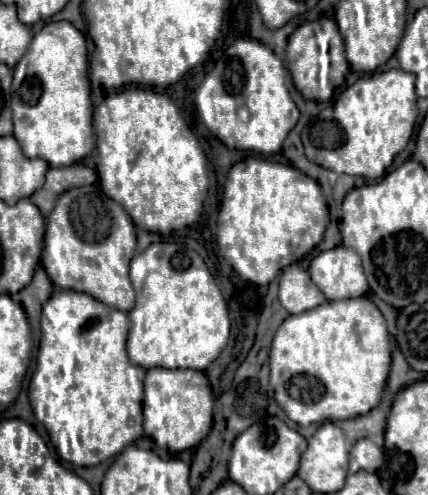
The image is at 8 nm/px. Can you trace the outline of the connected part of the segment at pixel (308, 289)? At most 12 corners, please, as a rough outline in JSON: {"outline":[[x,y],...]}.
{"outline":[[298,264],[284,268],[278,298],[288,314],[326,302]]}

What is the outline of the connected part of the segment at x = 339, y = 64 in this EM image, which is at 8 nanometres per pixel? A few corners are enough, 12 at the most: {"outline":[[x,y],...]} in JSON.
{"outline":[[325,16],[292,32],[286,56],[306,100],[330,101],[350,70]]}

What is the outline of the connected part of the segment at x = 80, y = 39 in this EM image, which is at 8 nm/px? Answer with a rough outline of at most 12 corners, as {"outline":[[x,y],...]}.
{"outline":[[48,22],[13,68],[13,135],[70,166],[96,144],[86,40]]}

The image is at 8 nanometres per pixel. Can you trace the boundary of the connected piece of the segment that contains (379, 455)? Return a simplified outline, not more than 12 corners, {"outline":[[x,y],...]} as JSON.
{"outline":[[370,438],[350,450],[350,472],[376,472],[384,452]]}

